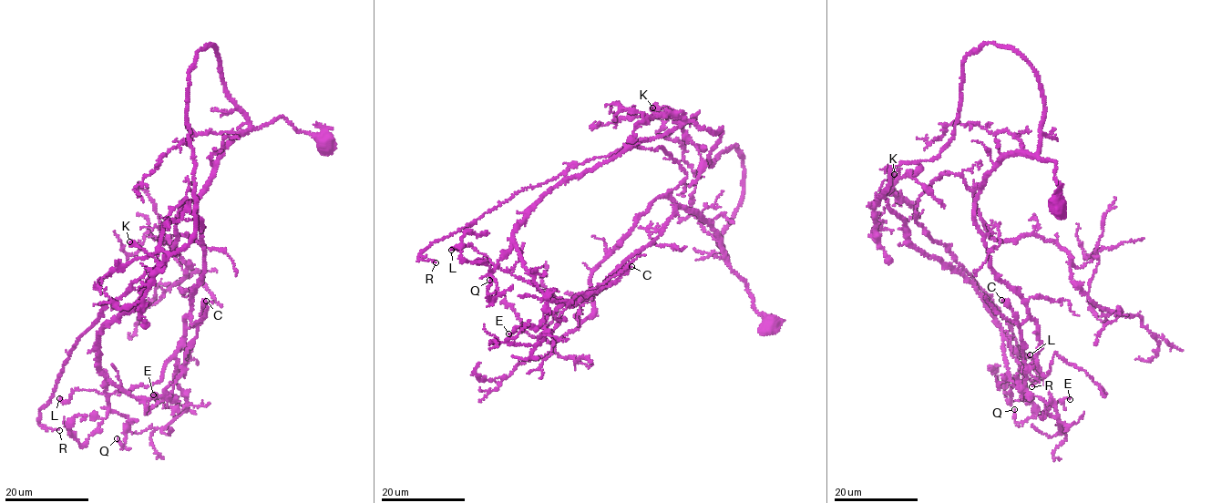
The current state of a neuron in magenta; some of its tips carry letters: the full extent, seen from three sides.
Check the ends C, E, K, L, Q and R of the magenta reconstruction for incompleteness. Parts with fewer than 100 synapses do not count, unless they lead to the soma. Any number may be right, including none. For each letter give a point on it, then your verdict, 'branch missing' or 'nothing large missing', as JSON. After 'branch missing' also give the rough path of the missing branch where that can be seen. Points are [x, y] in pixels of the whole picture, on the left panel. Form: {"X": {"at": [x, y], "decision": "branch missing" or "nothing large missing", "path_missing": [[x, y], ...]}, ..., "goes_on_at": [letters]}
{"C": {"at": [206, 301], "decision": "nothing large missing"}, "E": {"at": [153, 395], "decision": "nothing large missing"}, "K": {"at": [129, 241], "decision": "nothing large missing"}, "L": {"at": [59, 398], "decision": "nothing large missing"}, "Q": {"at": [117, 438], "decision": "nothing large missing"}, "R": {"at": [59, 430], "decision": "nothing large missing"}, "goes_on_at": []}

